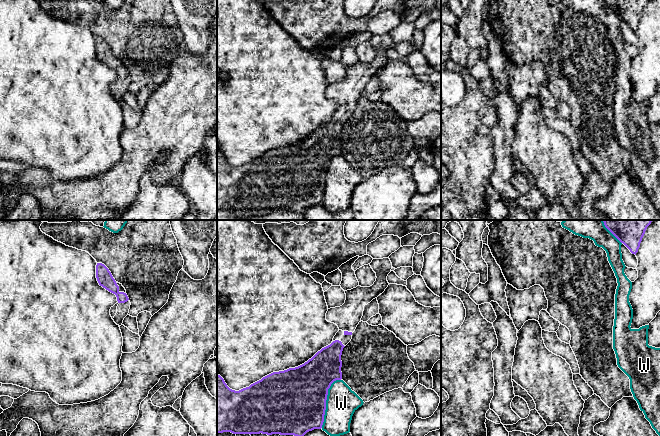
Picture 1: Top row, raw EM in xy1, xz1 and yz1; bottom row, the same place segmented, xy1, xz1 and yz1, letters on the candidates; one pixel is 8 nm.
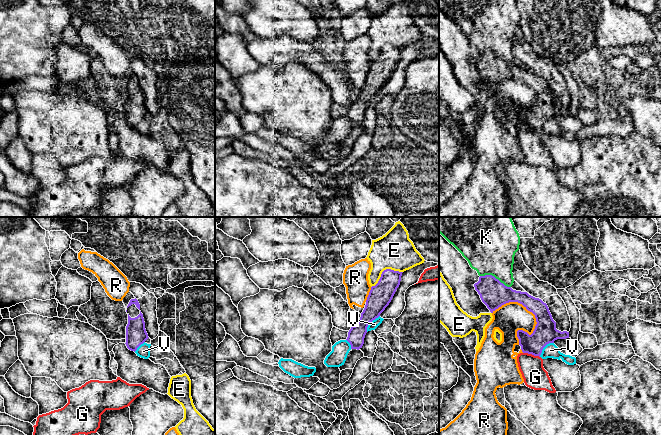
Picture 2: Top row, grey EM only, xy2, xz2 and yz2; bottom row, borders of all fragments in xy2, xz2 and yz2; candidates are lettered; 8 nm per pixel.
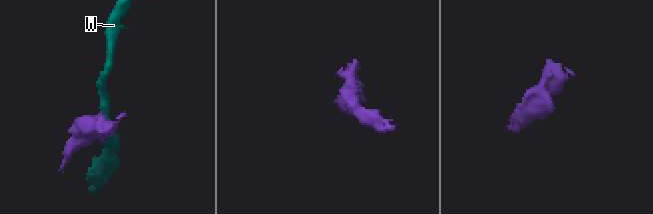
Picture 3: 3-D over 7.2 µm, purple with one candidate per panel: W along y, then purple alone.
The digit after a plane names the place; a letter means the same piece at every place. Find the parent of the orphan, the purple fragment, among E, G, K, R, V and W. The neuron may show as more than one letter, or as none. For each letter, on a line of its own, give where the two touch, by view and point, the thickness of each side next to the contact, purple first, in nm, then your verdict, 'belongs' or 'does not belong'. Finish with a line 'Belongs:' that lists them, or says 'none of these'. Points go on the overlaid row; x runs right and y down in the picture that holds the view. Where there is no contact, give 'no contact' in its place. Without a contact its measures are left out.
E: xz2 (384, 270) | 190/300 nm | does not belong
G: yz2 (531, 353) | 190/190 nm | does not belong
K: yz2 (494, 277) | 220/420 nm | does not belong
R: yz2 (517, 301) | 220/240 nm | does not belong
V: xz2 (370, 321) | 190/70 nm | does not belong
W: xz1 (325, 401) | 500/240 nm | does not belong
Belongs: none of these

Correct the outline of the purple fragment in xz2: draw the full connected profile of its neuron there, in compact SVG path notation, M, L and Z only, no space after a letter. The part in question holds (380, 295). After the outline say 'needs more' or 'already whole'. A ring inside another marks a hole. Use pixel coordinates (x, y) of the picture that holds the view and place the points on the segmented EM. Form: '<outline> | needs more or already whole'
M386 269L382 272L378 283L371 287L359 322L348 332L346 340L350 343L351 349L362 348L369 323L378 318L391 302L400 285L402 273Z | already whole

